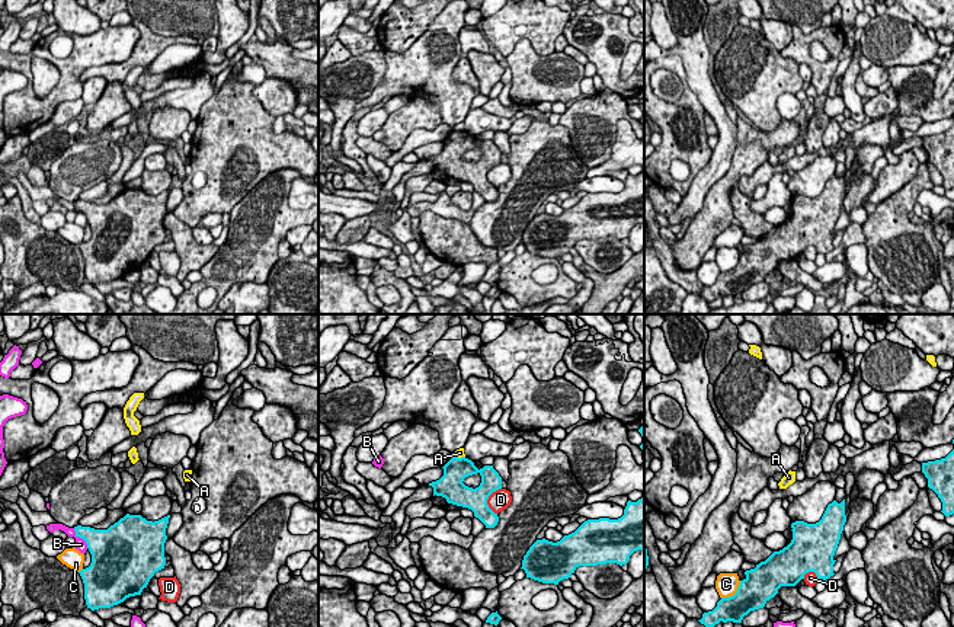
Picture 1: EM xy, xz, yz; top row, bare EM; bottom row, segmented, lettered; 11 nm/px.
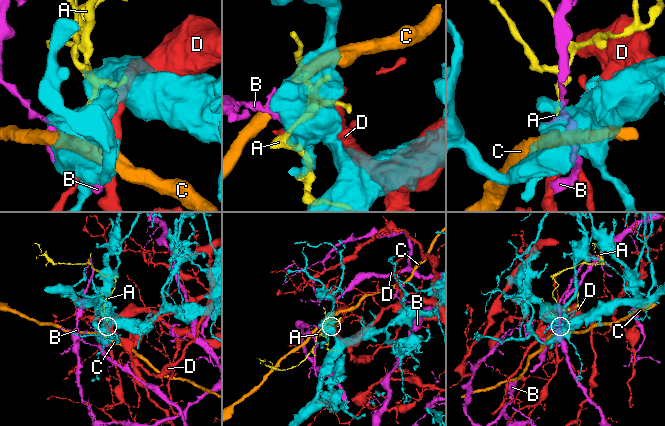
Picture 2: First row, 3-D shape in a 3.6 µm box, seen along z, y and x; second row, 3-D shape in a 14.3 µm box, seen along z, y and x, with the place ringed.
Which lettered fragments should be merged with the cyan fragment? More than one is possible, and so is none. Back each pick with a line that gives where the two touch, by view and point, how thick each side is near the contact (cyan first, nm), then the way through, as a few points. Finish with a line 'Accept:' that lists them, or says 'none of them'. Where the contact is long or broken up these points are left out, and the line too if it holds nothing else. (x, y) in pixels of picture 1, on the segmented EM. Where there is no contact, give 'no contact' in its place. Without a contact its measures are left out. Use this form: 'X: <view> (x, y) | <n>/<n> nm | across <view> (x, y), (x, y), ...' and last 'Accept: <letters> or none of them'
Accept: none of them

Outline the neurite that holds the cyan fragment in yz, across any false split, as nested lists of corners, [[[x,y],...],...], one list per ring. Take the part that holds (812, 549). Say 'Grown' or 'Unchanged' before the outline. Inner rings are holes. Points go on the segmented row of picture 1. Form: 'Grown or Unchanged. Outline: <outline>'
Unchanged. Outline: [[[845,499],[827,505],[816,524],[795,521],[791,524],[793,540],[779,551],[774,551],[755,569],[746,570],[733,596],[721,598],[713,611],[698,620],[705,627],[720,621],[742,623],[750,611],[763,608],[781,586],[795,586],[804,575],[814,572],[817,579],[833,576],[835,551],[846,522]]]

